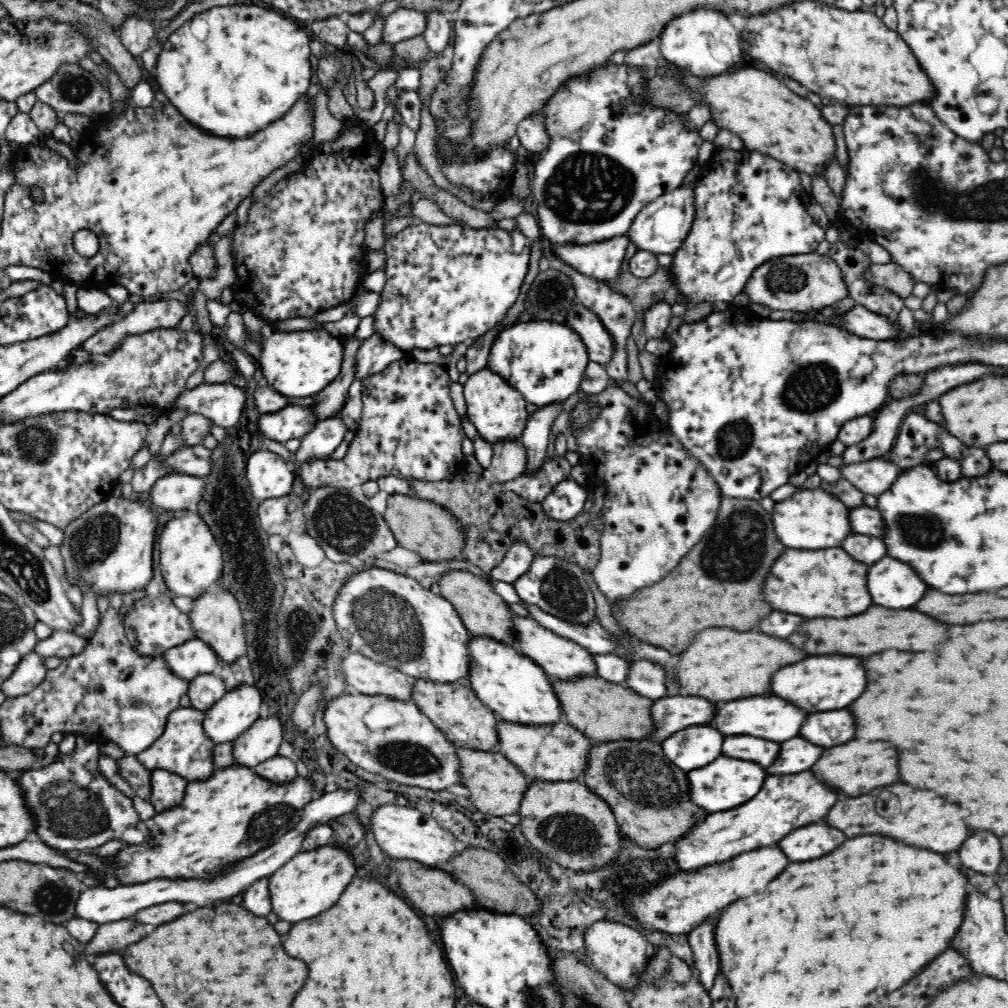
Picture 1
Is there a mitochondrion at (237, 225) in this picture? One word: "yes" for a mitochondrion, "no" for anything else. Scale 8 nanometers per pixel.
no

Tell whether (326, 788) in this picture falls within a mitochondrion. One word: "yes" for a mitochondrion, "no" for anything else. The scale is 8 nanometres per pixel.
no

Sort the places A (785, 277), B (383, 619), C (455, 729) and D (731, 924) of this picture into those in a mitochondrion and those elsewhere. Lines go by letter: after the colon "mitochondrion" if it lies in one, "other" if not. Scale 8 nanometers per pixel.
A: mitochondrion
B: mitochondrion
C: other
D: other

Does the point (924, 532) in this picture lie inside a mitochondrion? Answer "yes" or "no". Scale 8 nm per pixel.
yes

